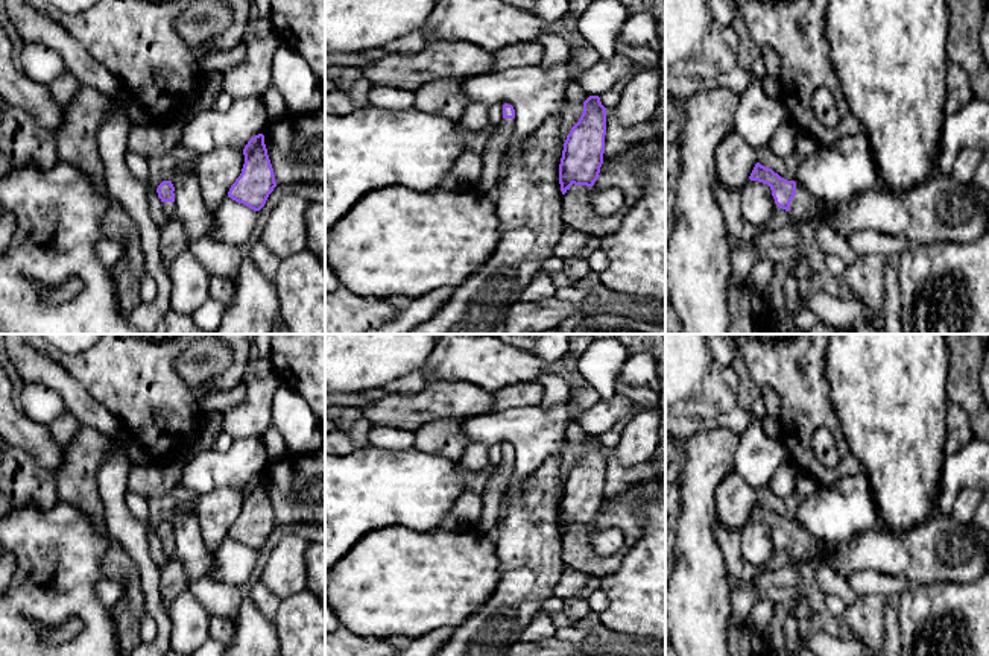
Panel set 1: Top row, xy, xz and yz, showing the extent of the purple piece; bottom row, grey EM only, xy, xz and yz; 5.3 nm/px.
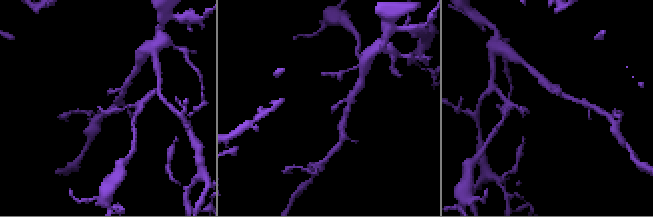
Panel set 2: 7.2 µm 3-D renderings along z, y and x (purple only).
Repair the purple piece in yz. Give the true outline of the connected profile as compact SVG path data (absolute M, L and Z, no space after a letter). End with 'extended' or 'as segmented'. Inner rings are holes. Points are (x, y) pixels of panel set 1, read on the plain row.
M760 503L755 504L749 519L767 524L772 530L775 544L788 551L793 560L805 560L816 568L822 565L826 545L807 533L795 521L781 518L772 509Z | extended

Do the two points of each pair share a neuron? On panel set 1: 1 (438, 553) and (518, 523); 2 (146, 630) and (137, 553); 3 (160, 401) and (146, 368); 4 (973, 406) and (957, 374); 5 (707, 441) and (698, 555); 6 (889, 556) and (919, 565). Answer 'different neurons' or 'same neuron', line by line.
1: different neurons
2: different neurons
3: same neuron
4: same neuron
5: same neuron
6: same neuron

